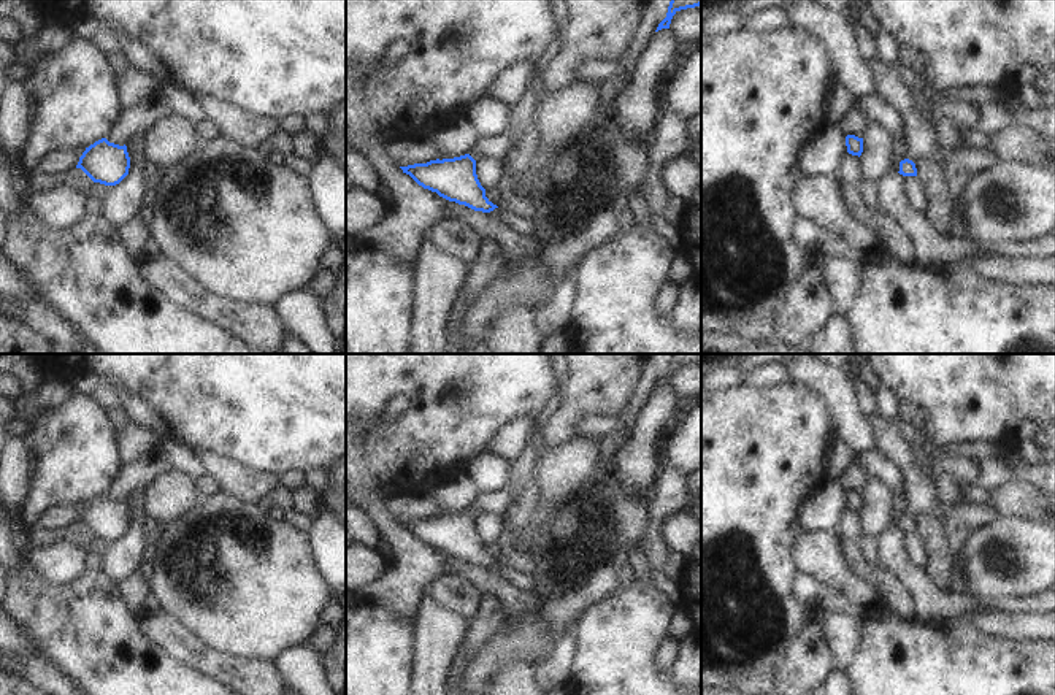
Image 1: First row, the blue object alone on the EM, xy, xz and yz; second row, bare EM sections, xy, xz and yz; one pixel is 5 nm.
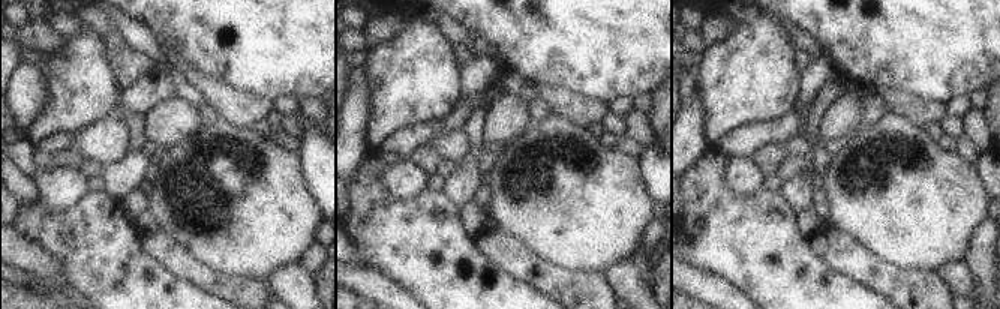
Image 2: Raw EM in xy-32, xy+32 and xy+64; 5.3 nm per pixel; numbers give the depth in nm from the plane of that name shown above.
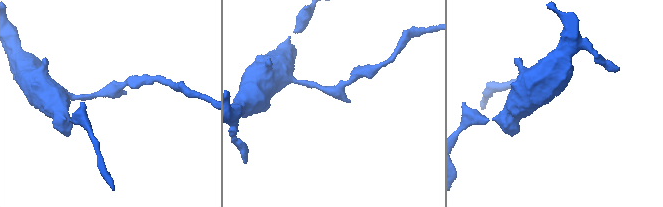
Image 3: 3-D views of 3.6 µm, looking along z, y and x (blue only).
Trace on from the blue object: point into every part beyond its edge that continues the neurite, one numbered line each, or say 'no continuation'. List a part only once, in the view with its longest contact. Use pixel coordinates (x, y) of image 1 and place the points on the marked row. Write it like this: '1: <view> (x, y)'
no continuation

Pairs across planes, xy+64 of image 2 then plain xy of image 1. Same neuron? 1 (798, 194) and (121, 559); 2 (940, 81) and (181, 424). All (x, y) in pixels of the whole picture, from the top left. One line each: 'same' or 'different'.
1: same
2: same

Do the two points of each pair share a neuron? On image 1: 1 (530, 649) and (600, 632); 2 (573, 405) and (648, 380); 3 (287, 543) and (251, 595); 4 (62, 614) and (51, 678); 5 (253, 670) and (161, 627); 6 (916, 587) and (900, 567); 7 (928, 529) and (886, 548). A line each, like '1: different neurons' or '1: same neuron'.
1: different neurons
2: different neurons
3: same neuron
4: different neurons
5: same neuron
6: same neuron
7: different neurons

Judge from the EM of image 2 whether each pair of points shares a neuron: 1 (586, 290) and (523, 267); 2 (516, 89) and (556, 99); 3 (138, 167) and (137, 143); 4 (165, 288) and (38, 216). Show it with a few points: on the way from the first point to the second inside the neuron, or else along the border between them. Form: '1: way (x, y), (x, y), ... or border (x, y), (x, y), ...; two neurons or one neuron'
1: way (570, 288), (547, 278), (538, 278); one neuron
2: border (534, 87), (540, 96); two neurons
3: border (140, 149), (128, 153); two neurons
4: way (134, 288), (80, 237), (69, 236); one neuron

